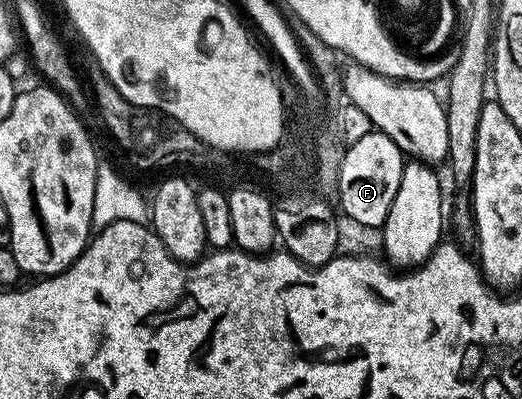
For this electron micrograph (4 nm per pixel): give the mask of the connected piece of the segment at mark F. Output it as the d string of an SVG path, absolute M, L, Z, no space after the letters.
M373 130L366 138L347 145L340 176L339 211L344 211L354 223L364 228L383 229L386 214L390 214L390 202L394 202L394 194L398 194L405 163L406 157L400 147L384 132Z

